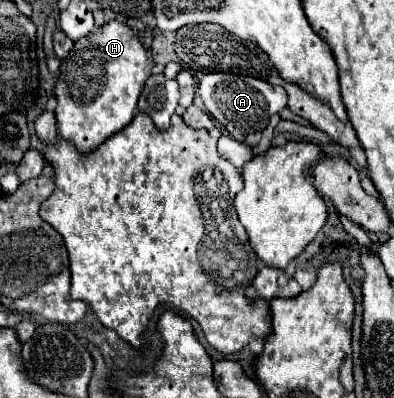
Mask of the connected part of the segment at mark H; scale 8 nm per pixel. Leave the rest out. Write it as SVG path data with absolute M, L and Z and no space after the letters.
M109 21L103 29L75 43L71 55L61 63L61 79L55 87L59 137L81 153L91 153L103 145L135 117L137 99L149 75L151 65L145 47L121 21Z

